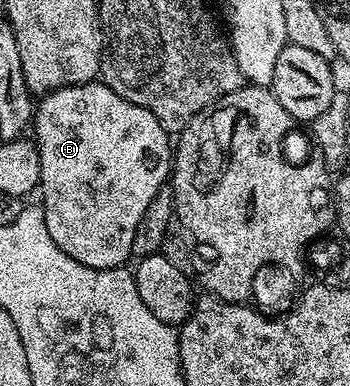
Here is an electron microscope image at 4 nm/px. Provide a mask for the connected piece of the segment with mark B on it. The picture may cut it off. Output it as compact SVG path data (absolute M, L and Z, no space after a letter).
M92 81L90 83L78 83L73 87L59 87L56 91L42 96L38 100L33 111L33 138L39 144L39 156L41 157L41 177L39 182L42 190L47 190L47 195L51 198L51 207L47 211L47 228L53 237L53 241L73 261L81 261L81 265L89 265L93 269L109 269L110 267L124 266L127 258L135 251L135 235L139 232L141 221L149 209L149 205L154 199L160 198L163 182L168 182L173 171L173 139L172 136L161 125L159 118L149 109L141 105L133 105L133 101L125 101L113 89L109 89L102 81Z

